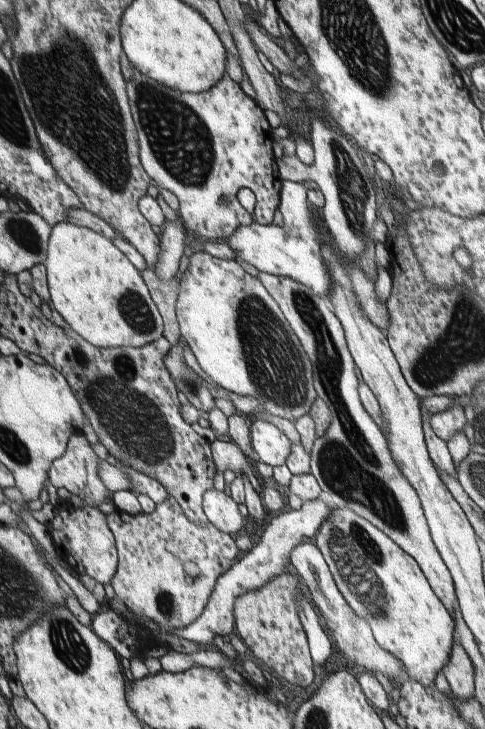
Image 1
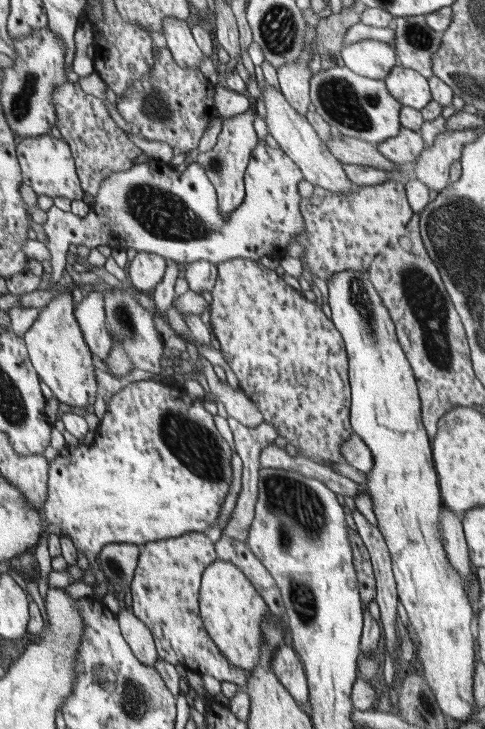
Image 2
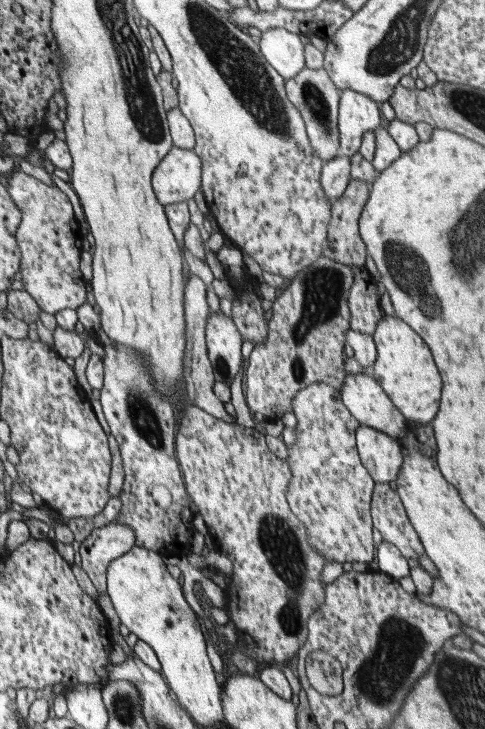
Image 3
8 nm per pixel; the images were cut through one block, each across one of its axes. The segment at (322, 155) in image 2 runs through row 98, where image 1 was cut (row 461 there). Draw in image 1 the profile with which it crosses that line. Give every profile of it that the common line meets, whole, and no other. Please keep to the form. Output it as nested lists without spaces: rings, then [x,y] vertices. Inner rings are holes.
[[[250,419],[250,441],[261,462],[272,467],[284,465],[290,456],[292,441],[269,421]]]

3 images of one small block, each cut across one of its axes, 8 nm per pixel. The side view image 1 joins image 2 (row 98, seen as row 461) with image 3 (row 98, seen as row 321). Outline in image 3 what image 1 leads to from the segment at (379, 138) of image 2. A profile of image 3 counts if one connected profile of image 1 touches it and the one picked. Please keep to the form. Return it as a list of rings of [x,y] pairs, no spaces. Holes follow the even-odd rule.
[[[308,67],[305,70],[300,71],[294,78],[286,79],[286,92],[289,98],[289,102],[298,110],[300,110],[301,116],[305,120],[305,128],[307,130],[308,137],[313,144],[313,152],[316,156],[324,162],[329,162],[338,156],[339,152],[339,139],[340,132],[338,129],[339,121],[339,109],[340,109],[340,90],[336,89],[334,82],[330,80],[326,70],[323,69],[310,69]]]

